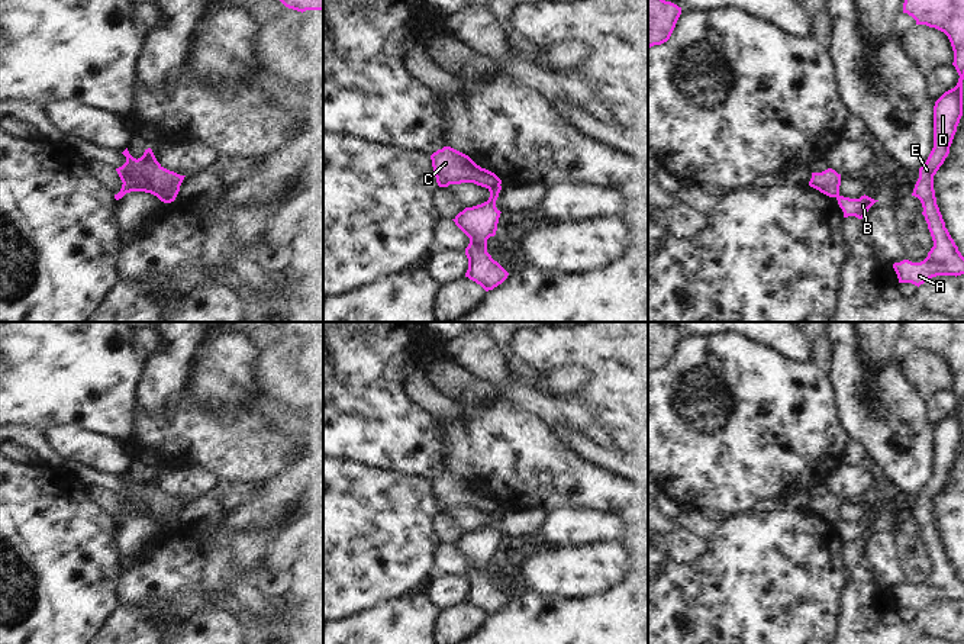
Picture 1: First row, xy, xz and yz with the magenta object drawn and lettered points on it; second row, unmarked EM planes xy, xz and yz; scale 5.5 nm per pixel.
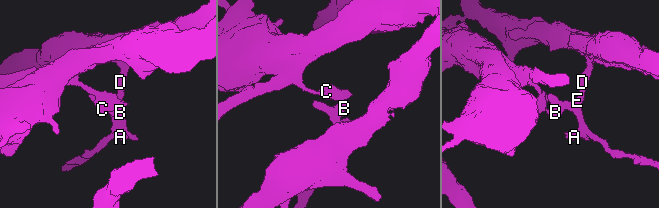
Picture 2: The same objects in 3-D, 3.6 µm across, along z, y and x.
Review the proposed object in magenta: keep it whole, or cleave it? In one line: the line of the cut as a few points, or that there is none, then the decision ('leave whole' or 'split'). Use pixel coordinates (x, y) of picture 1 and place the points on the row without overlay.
cut xz (499, 509), (489, 514); split

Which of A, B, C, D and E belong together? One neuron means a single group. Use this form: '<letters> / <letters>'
A B D E / C

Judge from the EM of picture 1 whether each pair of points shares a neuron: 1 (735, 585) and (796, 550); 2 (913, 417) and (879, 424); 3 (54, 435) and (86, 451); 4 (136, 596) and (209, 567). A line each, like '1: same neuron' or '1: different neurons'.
1: same neuron
2: same neuron
3: same neuron
4: same neuron

